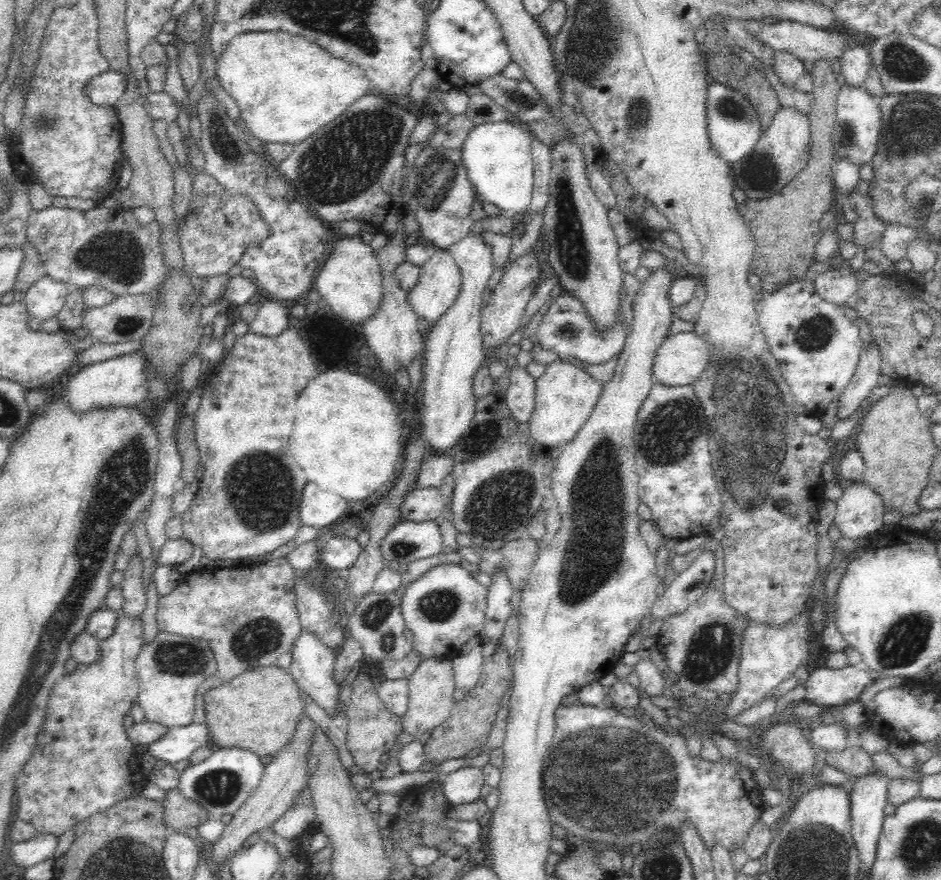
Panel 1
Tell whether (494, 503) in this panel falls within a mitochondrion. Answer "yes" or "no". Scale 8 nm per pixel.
yes

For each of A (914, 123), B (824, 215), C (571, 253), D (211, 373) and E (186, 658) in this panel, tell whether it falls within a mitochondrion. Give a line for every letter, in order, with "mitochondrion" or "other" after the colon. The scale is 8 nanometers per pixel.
A: mitochondrion
B: other
C: mitochondrion
D: other
E: mitochondrion

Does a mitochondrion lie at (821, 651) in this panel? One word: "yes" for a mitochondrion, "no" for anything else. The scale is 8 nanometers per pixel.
no

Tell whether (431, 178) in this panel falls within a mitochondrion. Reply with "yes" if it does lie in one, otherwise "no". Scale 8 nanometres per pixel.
yes

